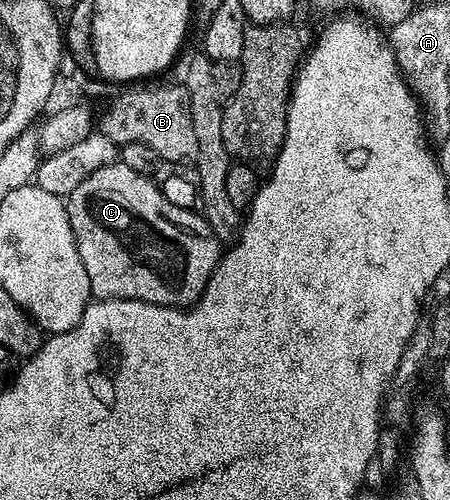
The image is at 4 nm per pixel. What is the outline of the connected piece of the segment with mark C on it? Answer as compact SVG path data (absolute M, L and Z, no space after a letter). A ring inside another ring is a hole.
M120 162L101 167L94 171L72 190L70 196L65 197L66 213L68 222L72 226L72 234L76 242L76 250L80 254L80 262L84 262L84 270L88 274L88 286L91 297L100 300L136 300L140 304L163 304L169 298L166 288L162 282L158 282L148 270L140 266L126 266L126 248L122 242L128 236L138 236L140 234L150 234L154 236L154 228L160 230L168 238L176 238L182 242L182 246L189 252L190 266L186 278L186 296L201 297L201 291L210 280L215 266L221 259L222 244L211 227L208 226L205 217L195 209L175 206L164 198L158 186L149 176L137 174L134 170L124 166Z

